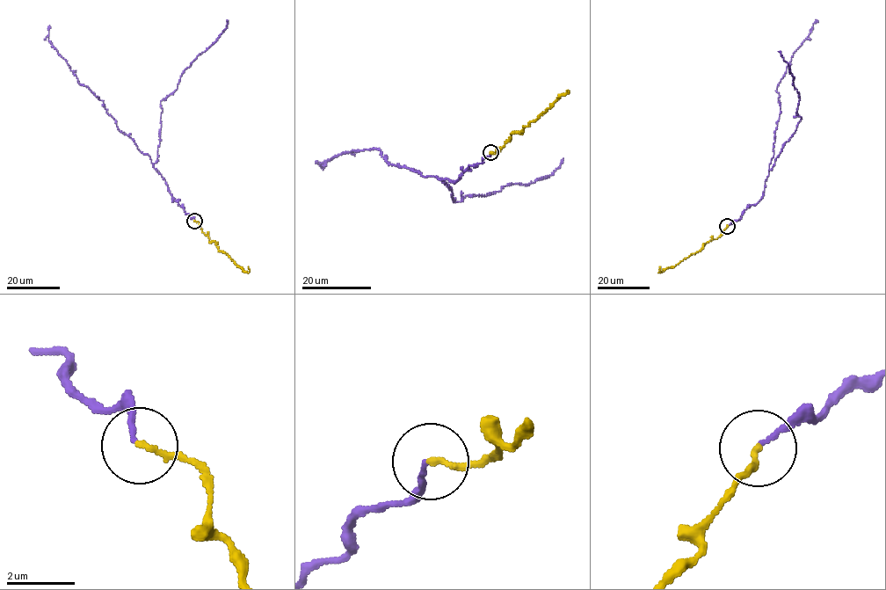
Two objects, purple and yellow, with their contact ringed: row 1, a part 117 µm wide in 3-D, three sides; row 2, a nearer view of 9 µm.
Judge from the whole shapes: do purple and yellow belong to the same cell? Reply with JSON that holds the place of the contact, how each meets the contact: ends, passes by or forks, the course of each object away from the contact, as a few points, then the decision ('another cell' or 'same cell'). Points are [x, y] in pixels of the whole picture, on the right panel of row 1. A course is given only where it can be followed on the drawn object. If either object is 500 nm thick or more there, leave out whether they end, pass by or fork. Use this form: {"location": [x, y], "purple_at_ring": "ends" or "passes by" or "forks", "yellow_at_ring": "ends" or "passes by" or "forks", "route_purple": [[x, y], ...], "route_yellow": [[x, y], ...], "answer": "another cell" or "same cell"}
{"location": [727, 226], "purple_at_ring": "ends", "yellow_at_ring": "ends", "route_purple": [[727, 225], [739, 219], [747, 207], [755, 205], [764, 194], [780, 111], [777, 87], [794, 53], [817, 19]], "route_yellow": [[727, 226], [720, 236], [707, 243], [700, 250], [673, 266], [659, 273], [659, 266]], "answer": "same cell"}

